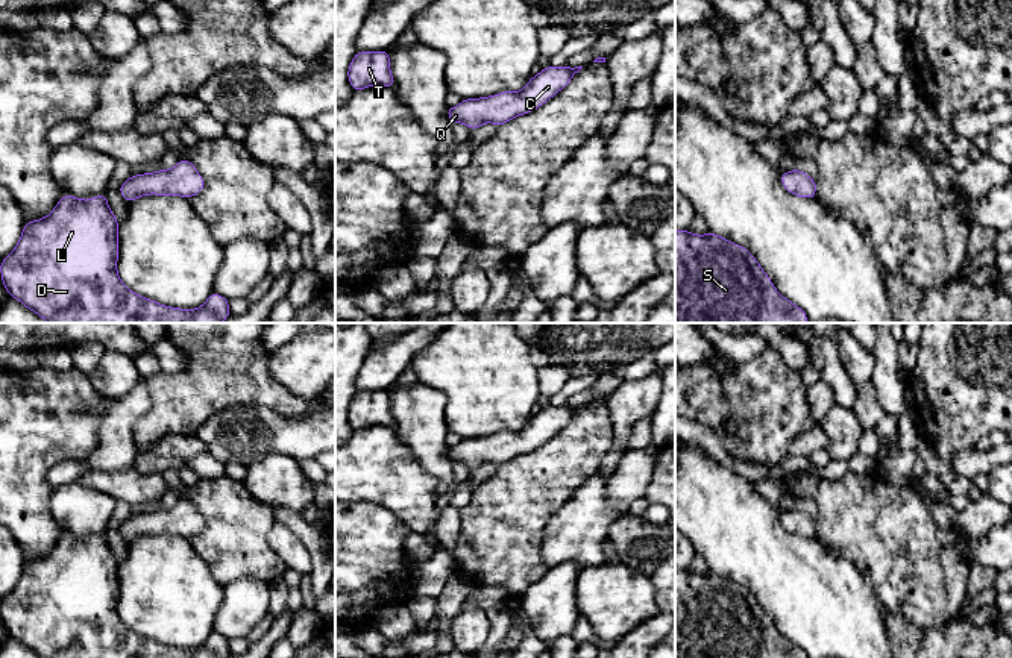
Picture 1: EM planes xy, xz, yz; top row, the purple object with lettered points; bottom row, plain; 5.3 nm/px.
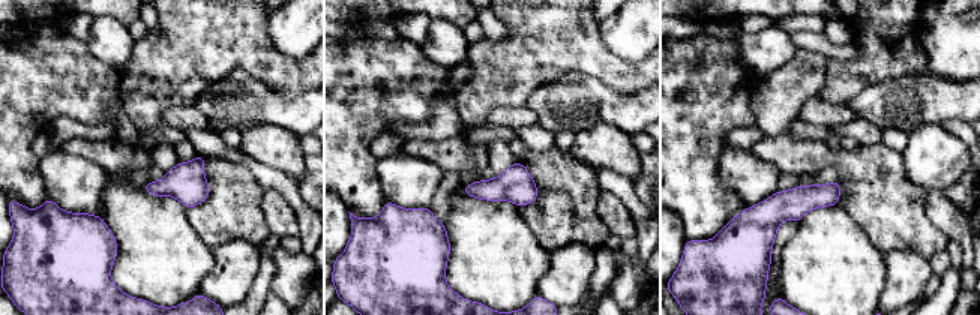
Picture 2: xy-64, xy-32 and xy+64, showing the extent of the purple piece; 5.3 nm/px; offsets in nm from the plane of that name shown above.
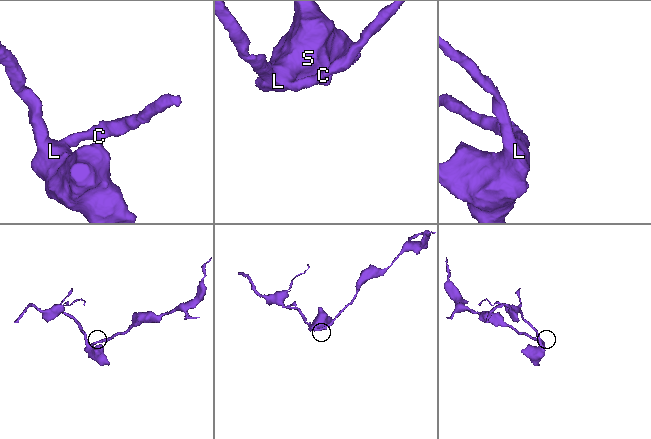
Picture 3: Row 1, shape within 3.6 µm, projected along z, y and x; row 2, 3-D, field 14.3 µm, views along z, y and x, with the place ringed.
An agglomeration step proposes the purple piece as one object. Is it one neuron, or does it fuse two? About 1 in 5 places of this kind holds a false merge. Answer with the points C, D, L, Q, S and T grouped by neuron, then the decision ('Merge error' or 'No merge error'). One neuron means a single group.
Groups: C D L Q S T. No merge error

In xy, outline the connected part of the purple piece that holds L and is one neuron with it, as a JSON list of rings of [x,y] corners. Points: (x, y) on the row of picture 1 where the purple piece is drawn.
[[[105,193],[91,200],[64,194],[47,217],[24,223],[15,249],[0,262],[8,294],[49,323],[222,323],[231,315],[229,300],[215,291],[197,309],[165,306],[130,291],[117,273],[118,226]]]

